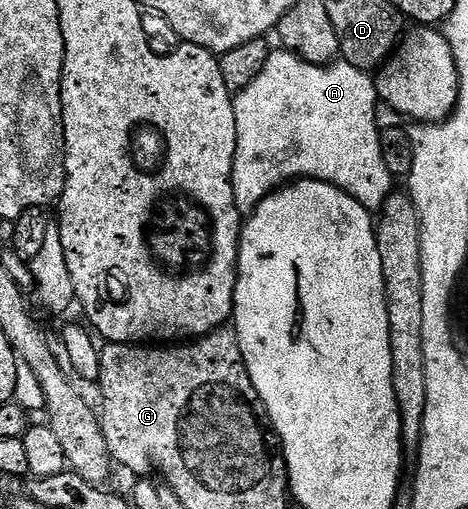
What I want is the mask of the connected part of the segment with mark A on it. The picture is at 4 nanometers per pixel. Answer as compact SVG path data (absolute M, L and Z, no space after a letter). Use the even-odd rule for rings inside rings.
M280 48L266 60L258 80L235 95L232 107L236 121L236 155L232 165L234 200L241 215L251 215L256 205L285 184L302 178L337 186L354 196L370 212L379 212L384 201L394 193L394 179L386 160L382 160L380 130L375 122L377 104L373 75L337 60L326 66L315 66L297 54Z

